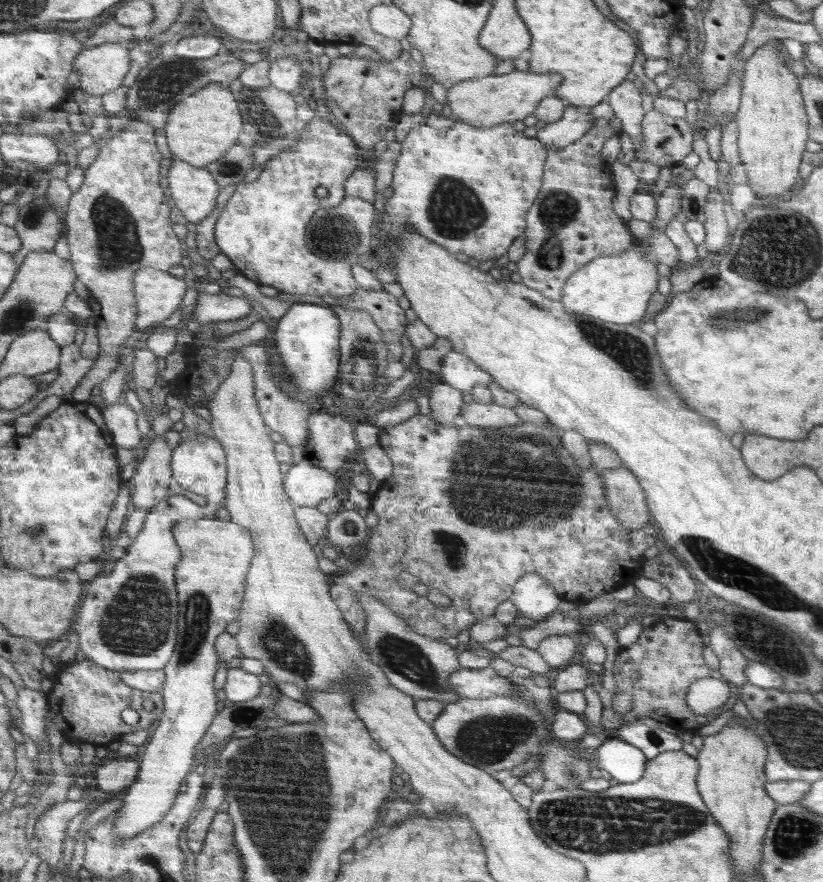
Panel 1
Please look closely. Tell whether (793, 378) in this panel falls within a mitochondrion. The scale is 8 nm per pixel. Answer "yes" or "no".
no

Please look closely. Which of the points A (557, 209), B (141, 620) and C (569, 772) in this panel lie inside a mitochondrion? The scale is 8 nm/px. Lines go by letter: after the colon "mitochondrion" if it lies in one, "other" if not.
A: mitochondrion
B: mitochondrion
C: mitochondrion

